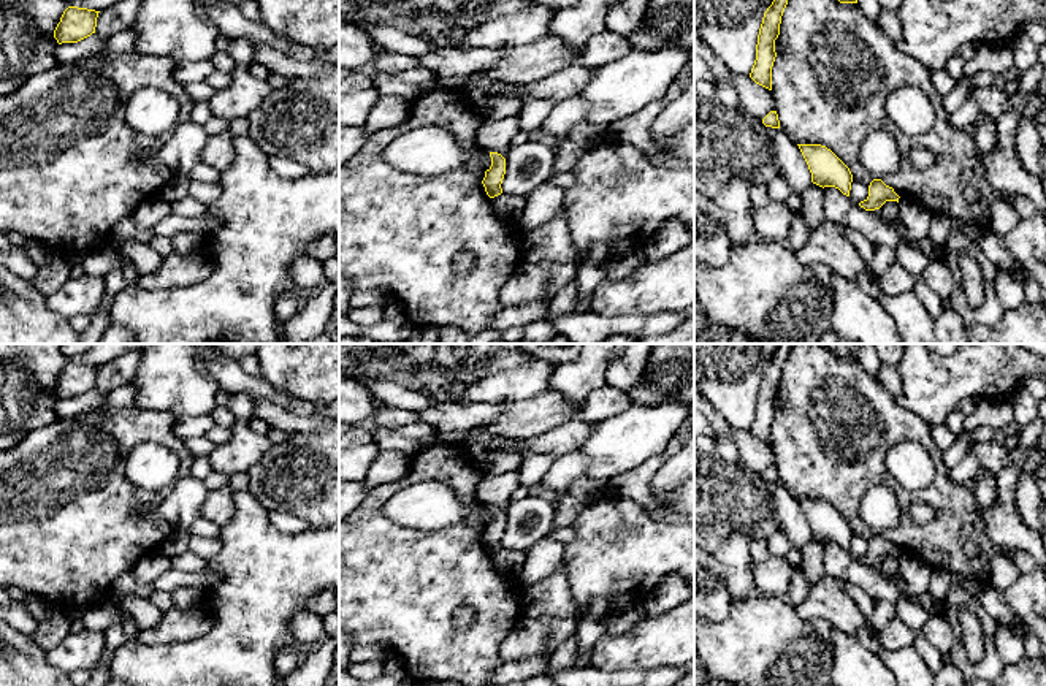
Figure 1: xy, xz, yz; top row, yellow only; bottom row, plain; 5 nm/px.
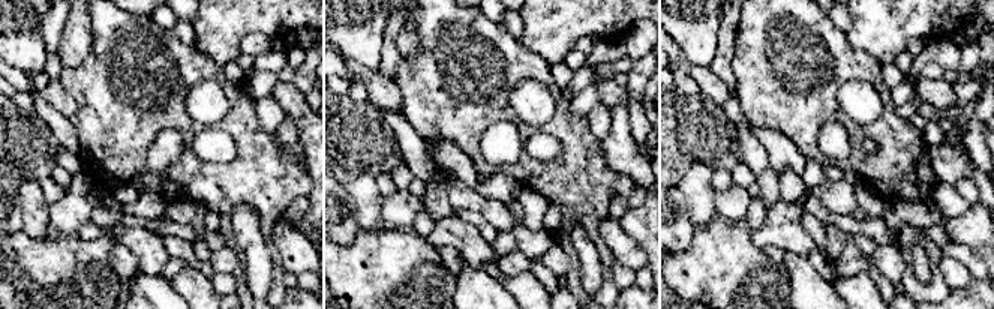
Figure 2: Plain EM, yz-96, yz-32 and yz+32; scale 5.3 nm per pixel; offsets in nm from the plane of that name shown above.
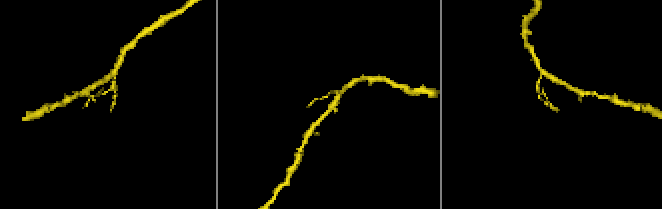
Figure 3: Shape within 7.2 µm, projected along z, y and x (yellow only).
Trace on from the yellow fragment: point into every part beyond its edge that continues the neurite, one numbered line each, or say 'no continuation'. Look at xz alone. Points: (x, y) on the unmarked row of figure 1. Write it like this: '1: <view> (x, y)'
no continuation

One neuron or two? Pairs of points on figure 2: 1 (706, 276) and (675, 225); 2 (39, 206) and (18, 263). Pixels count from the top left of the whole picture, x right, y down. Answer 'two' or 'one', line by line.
1: two
2: two

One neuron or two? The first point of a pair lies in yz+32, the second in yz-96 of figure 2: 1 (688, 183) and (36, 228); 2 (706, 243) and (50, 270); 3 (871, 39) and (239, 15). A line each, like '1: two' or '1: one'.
1: one
2: one
3: one

